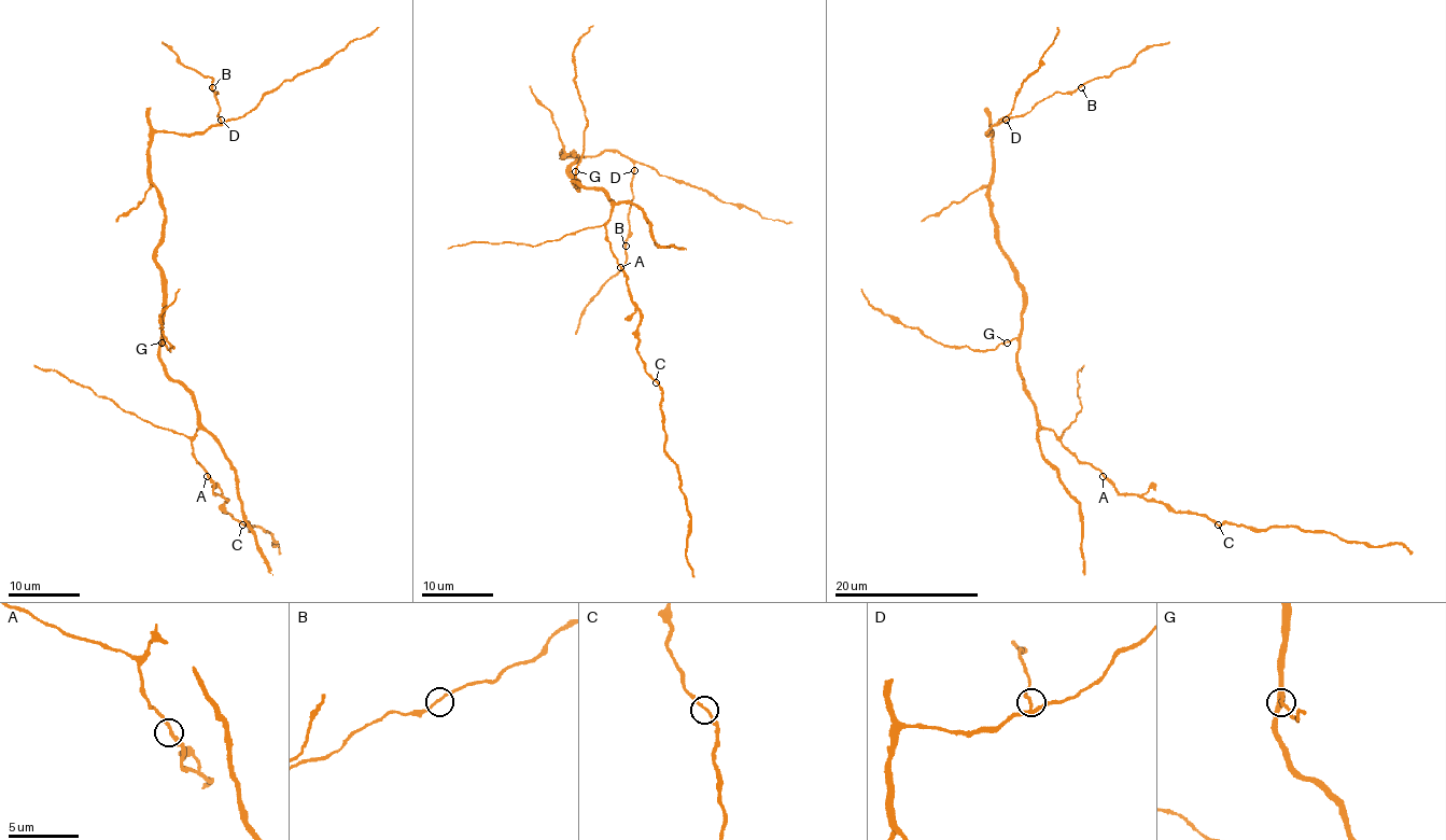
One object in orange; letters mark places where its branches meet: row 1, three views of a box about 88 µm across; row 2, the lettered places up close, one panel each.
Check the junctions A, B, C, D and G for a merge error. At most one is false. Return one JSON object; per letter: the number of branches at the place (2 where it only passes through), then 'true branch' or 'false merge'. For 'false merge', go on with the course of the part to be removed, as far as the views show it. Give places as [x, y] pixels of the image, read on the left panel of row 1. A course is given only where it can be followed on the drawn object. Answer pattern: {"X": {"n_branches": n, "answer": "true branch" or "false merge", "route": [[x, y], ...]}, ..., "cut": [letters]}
{"A": {"n_branches": 2, "answer": "true branch"}, "B": {"n_branches": 2, "answer": "true branch"}, "C": {"n_branches": 2, "answer": "true branch"}, "D": {"n_branches": 2, "answer": "true branch"}, "G": {"n_branches": 2, "answer": "true branch"}, "cut": []}

